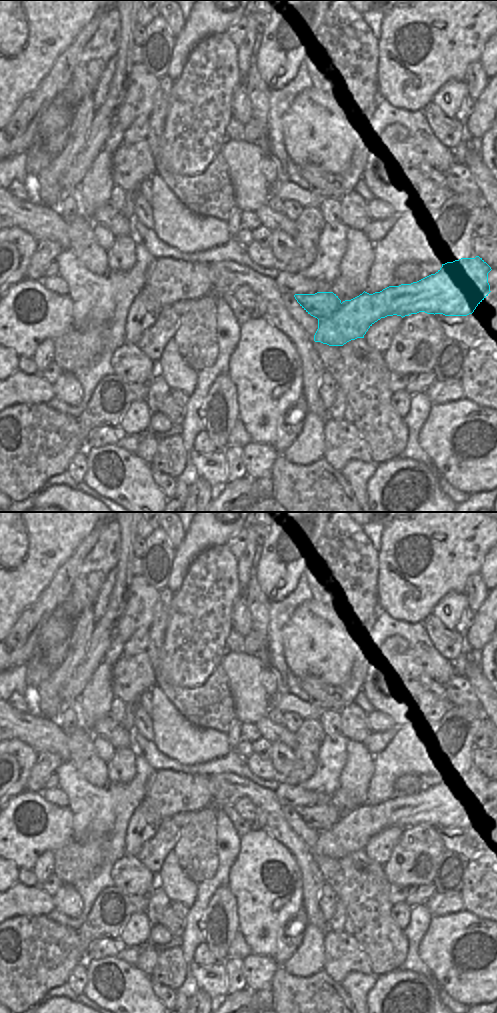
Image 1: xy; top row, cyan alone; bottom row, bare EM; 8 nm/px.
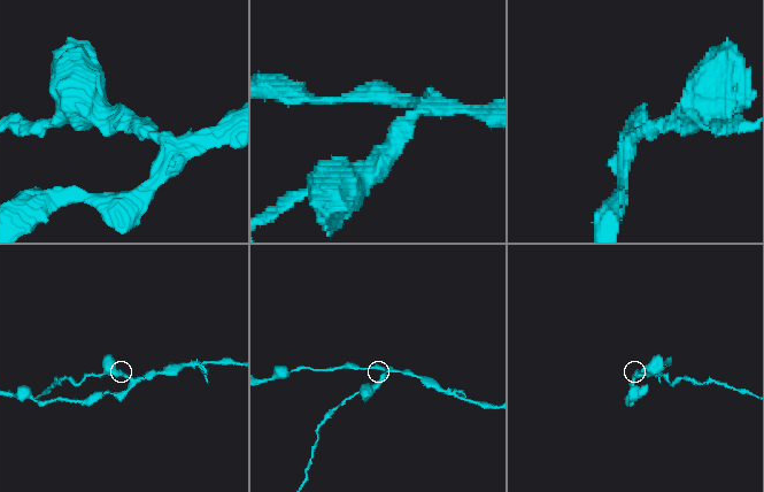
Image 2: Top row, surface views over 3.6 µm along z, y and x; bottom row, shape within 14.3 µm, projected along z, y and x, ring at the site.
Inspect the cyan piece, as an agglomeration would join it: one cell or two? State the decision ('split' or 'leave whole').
split

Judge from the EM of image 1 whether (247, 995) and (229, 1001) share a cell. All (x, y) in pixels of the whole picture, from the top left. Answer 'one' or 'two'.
one

